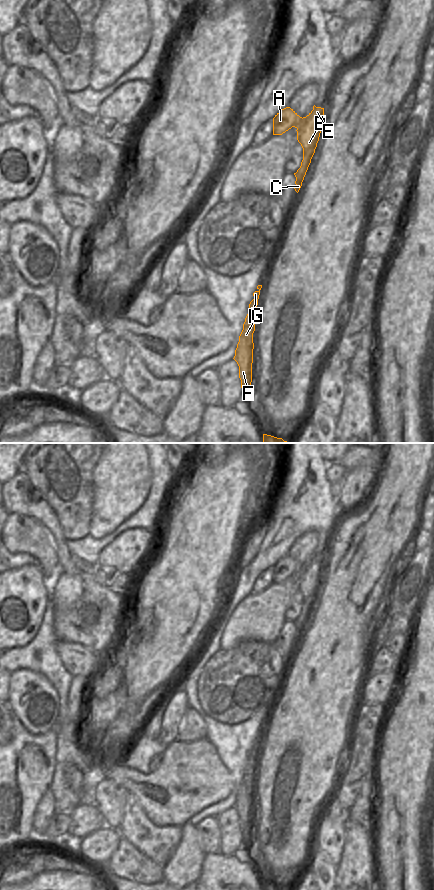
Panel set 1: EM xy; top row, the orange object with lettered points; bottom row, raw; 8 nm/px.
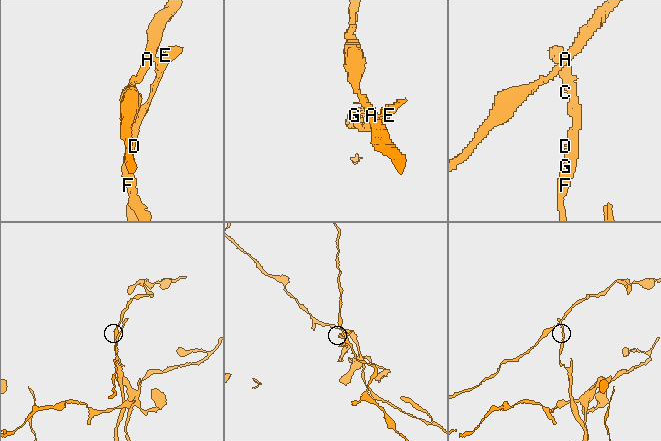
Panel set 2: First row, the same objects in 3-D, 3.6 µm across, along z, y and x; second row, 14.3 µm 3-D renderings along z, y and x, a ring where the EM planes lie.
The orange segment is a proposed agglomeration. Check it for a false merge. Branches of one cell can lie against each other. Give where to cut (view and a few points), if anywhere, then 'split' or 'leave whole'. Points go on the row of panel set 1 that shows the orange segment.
xy (302, 118), (295, 127) | split

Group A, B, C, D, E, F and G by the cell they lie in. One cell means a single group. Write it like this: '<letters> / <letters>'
A / B C D E F G

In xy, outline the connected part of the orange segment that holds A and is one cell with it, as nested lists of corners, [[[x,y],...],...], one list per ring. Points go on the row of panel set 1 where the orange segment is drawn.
[[[290,107],[282,109],[273,118],[273,135],[282,135],[292,127],[296,128],[301,120],[302,117]]]

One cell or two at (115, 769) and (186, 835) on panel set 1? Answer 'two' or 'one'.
two

